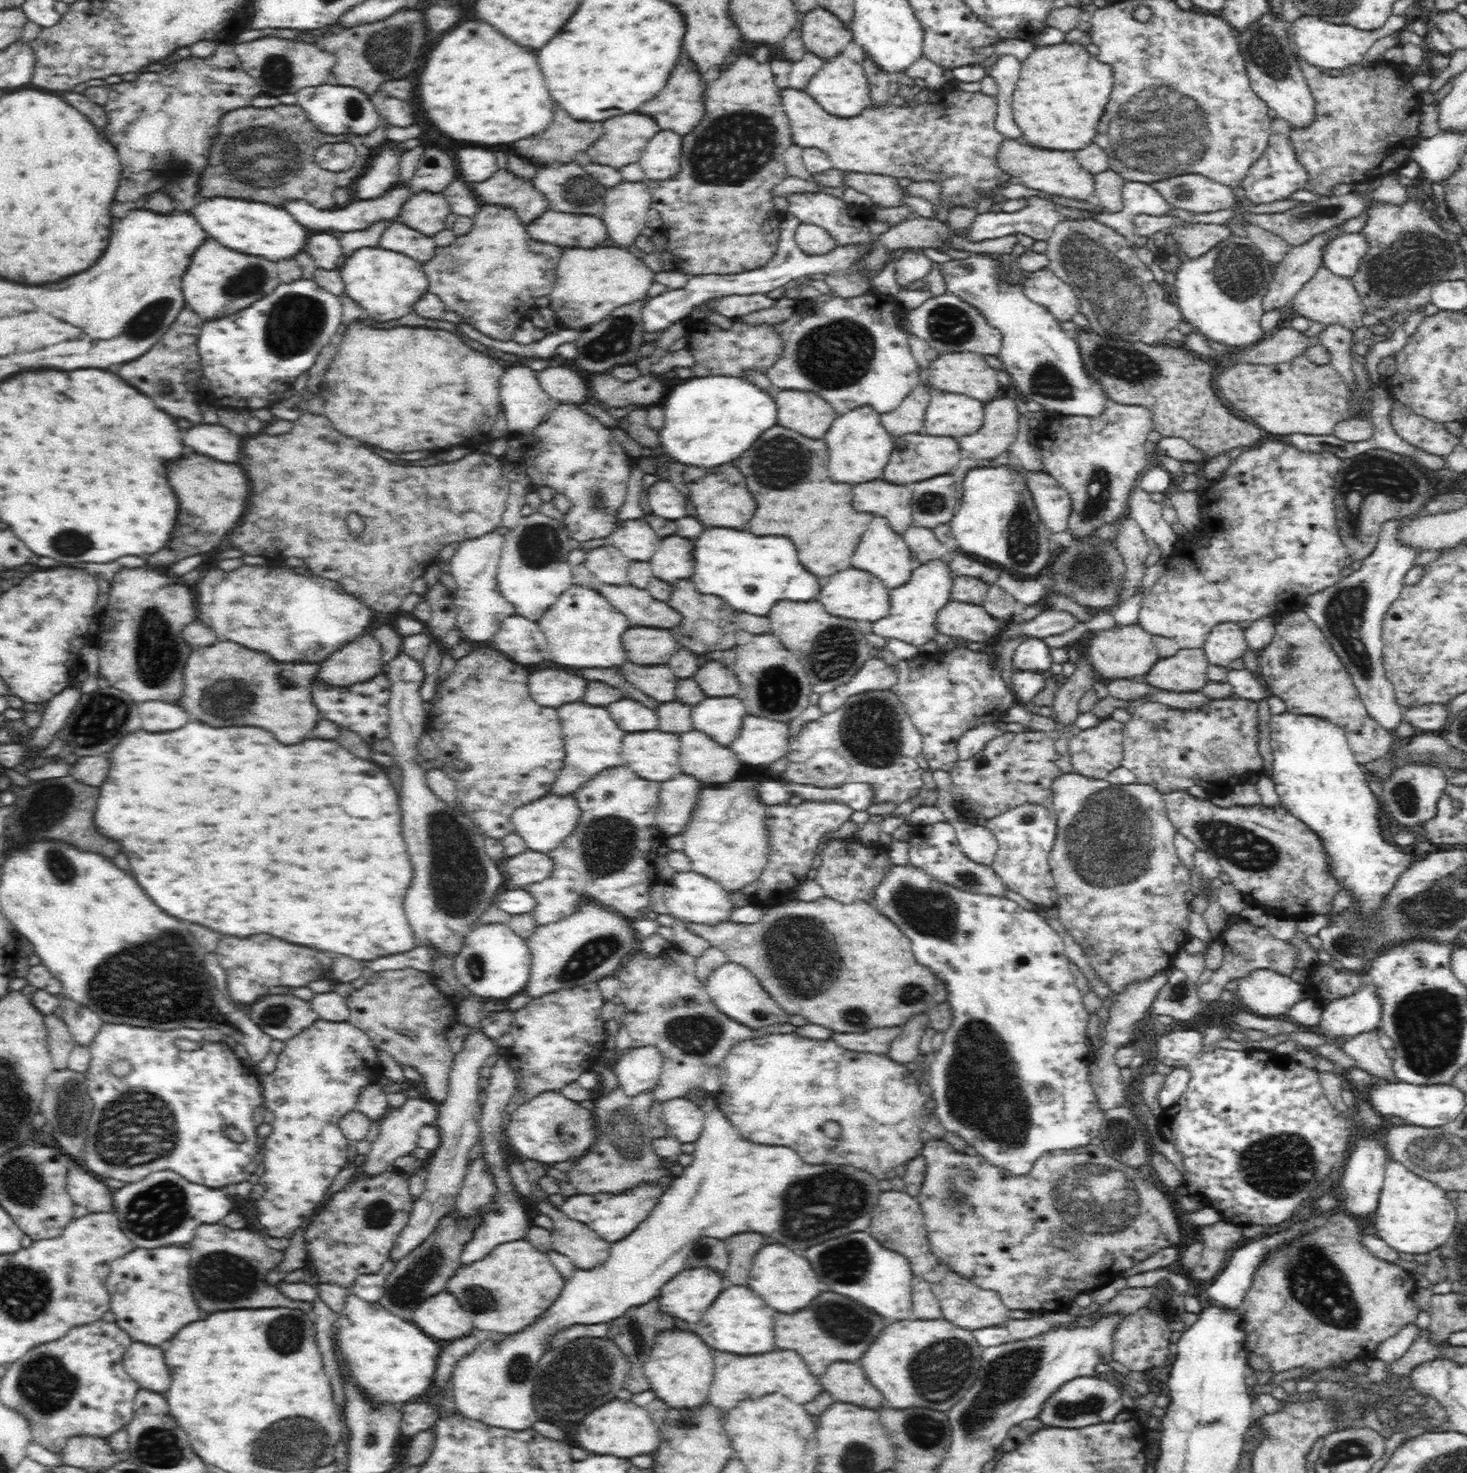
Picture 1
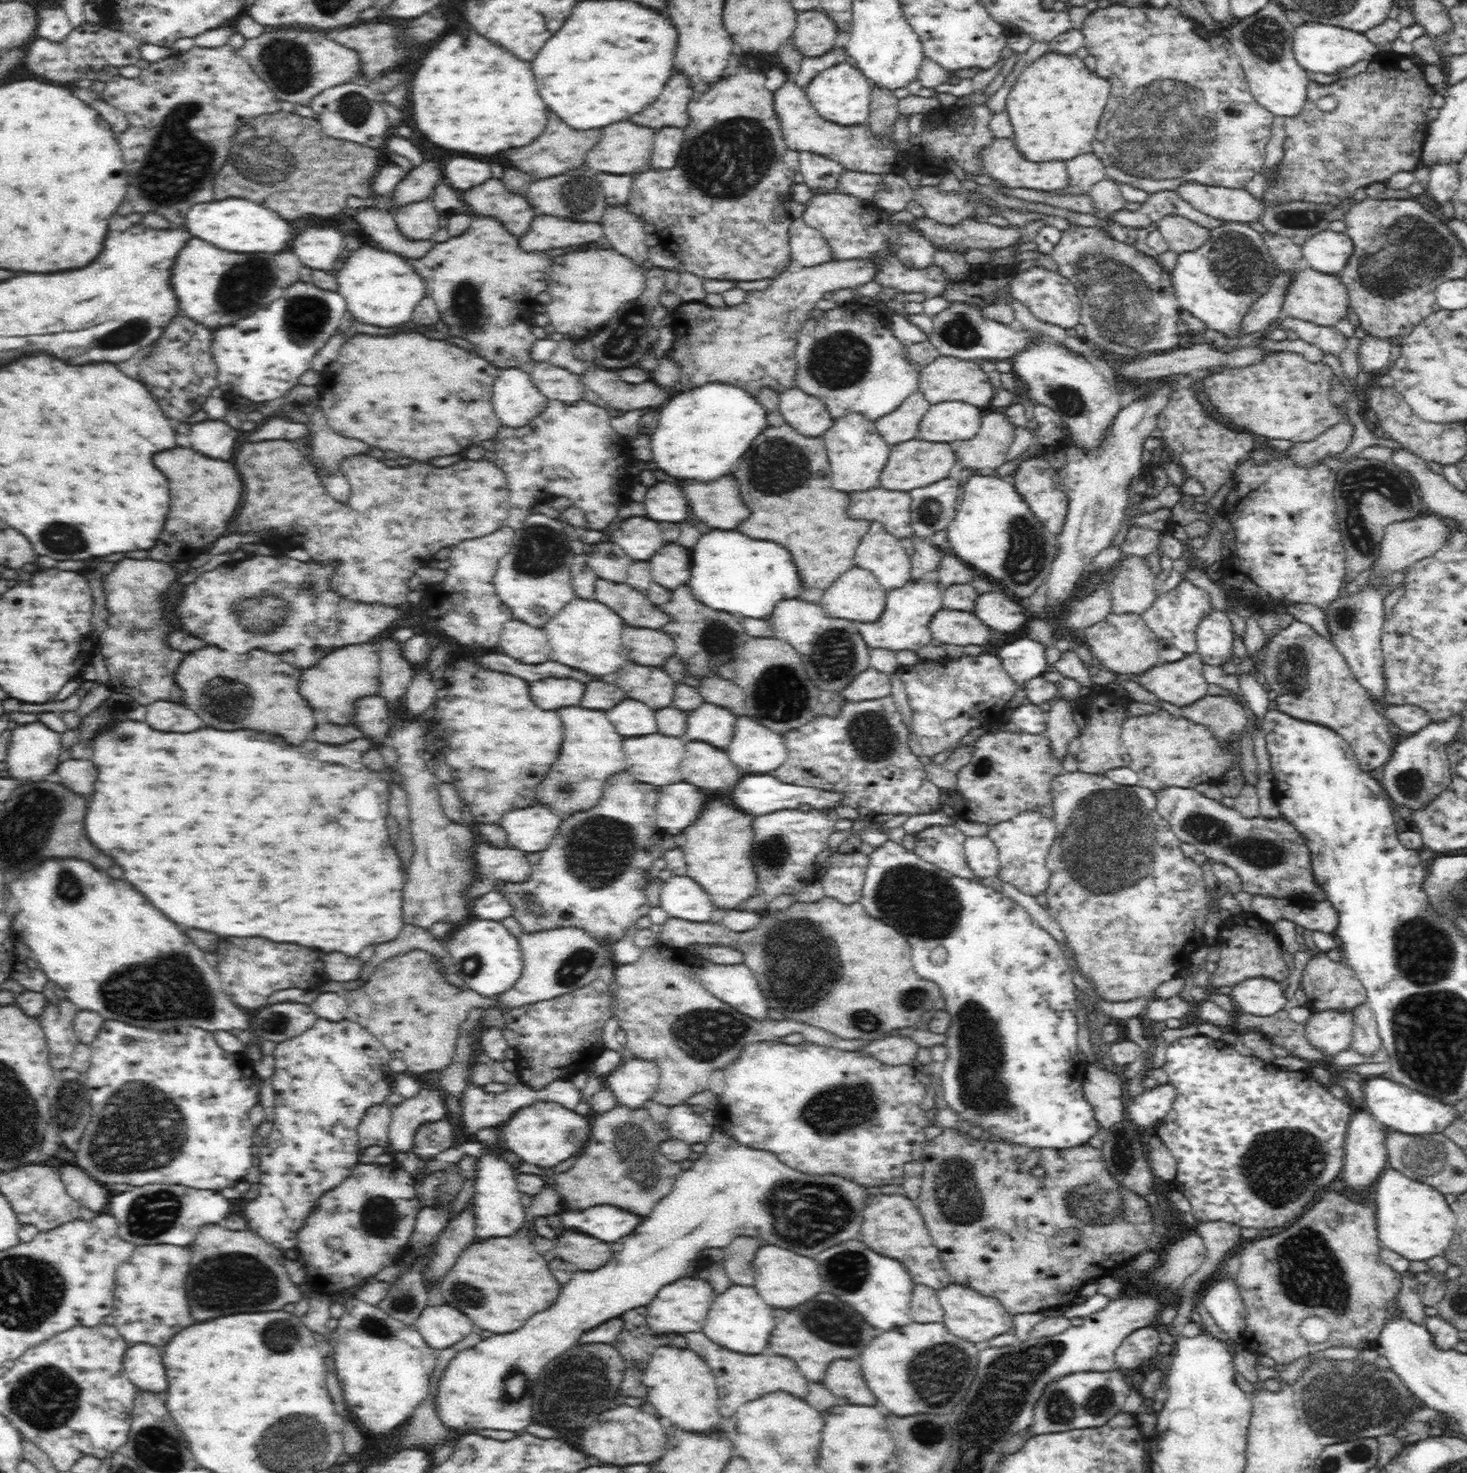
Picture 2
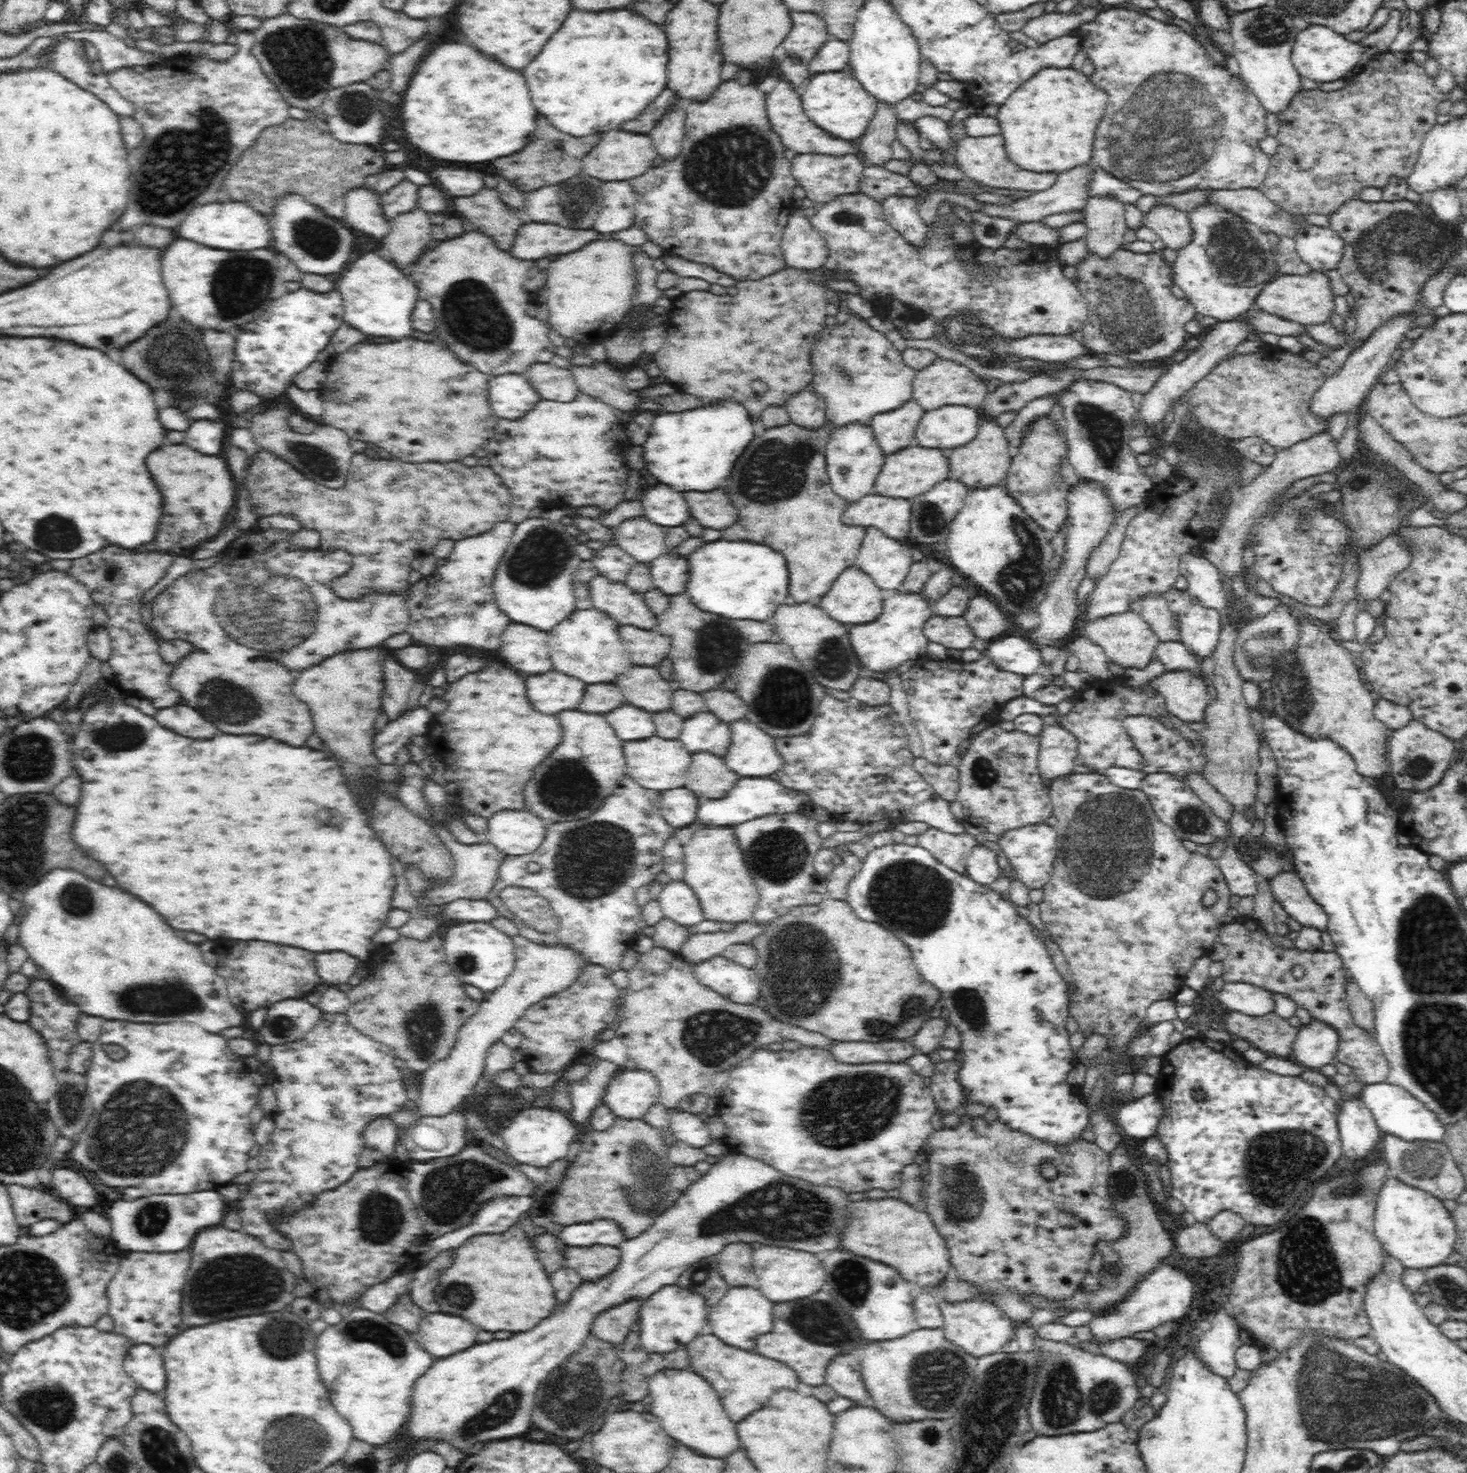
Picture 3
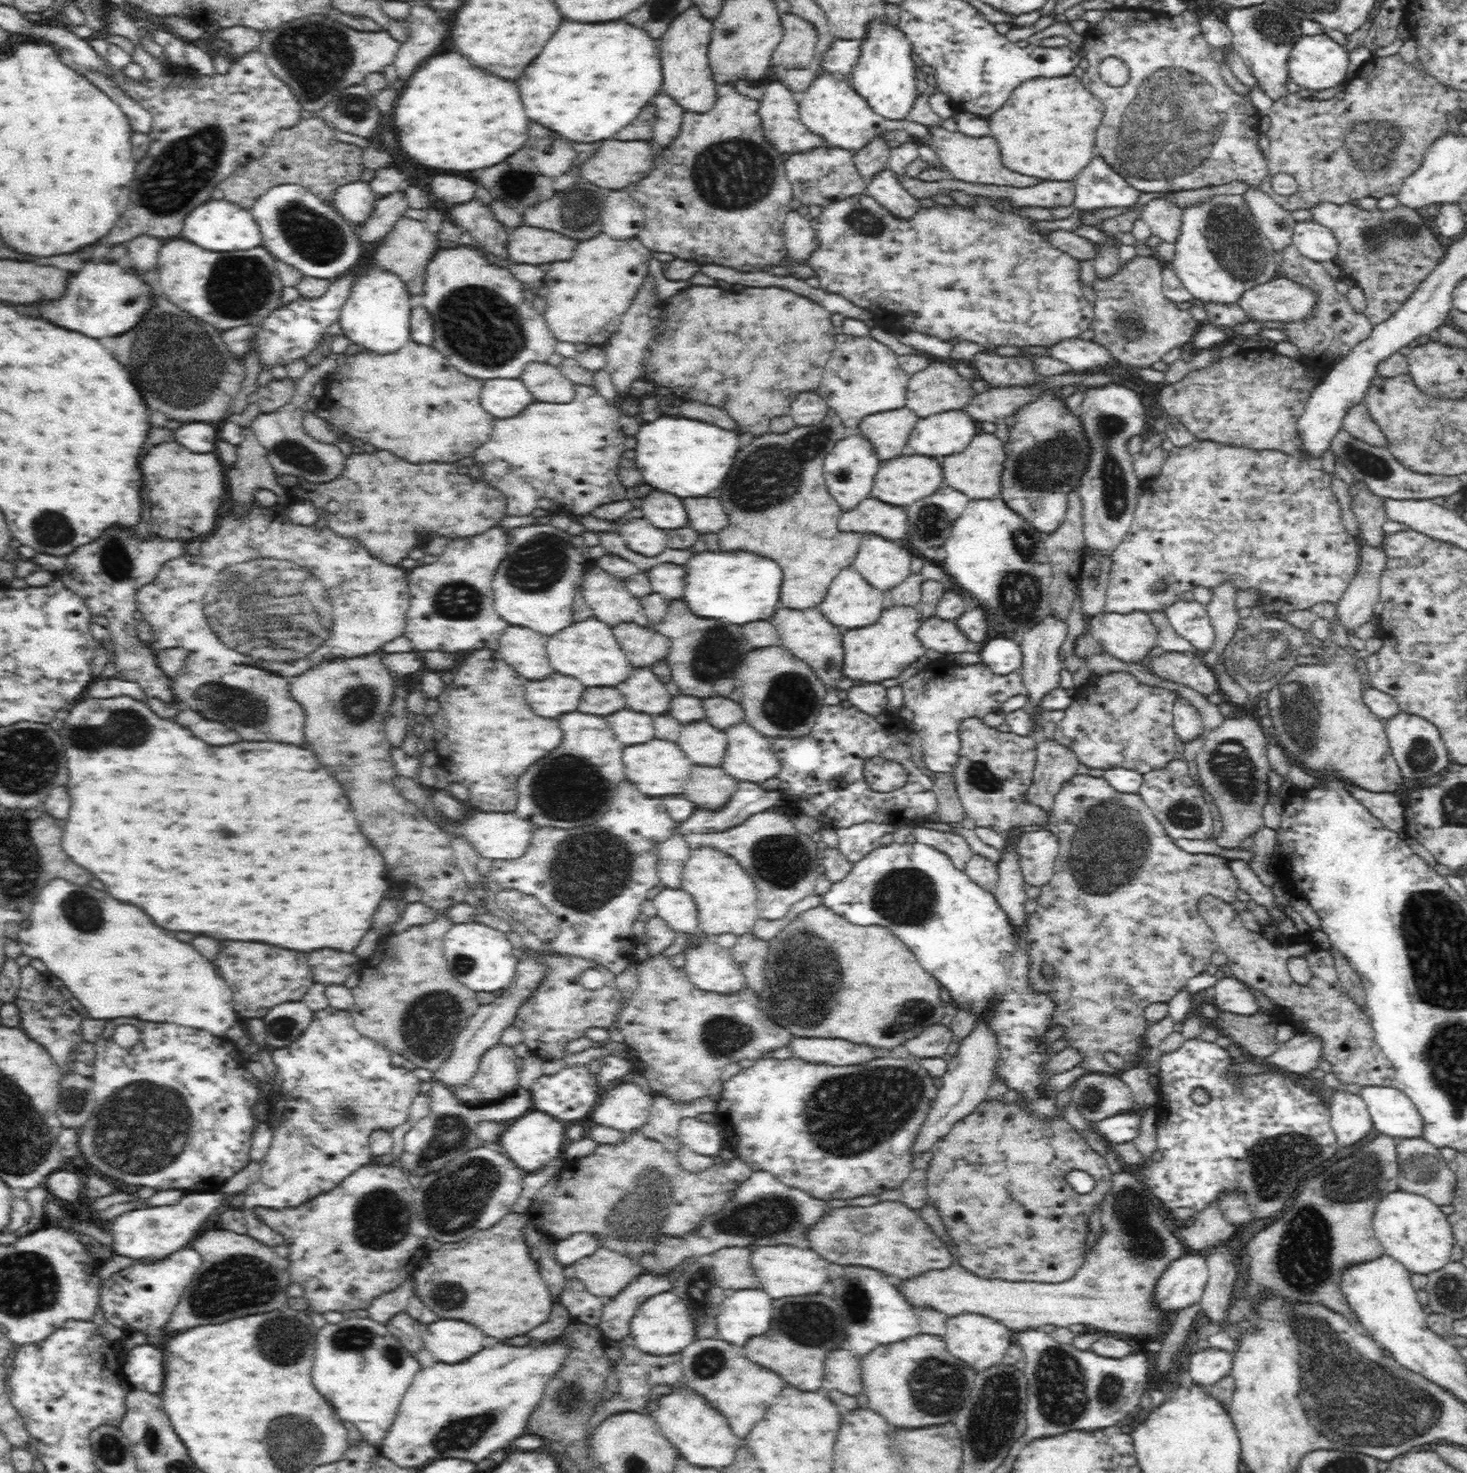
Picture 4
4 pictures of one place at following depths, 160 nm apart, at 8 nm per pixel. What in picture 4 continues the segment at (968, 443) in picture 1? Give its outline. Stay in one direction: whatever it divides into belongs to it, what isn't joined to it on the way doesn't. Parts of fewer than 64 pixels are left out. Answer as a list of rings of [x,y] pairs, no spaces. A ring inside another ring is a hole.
[[[978,433],[960,454],[942,458],[943,486],[960,490],[971,500],[994,500],[1001,498],[999,471],[1003,460],[1002,437],[990,433]]]

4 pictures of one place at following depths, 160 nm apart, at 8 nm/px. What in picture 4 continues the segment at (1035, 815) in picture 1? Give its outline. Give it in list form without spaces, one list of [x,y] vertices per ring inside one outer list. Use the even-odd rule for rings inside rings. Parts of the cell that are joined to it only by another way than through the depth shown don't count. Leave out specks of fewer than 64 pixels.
[[[1045,828],[1042,831],[1025,832],[1019,851],[1027,884],[1041,887],[1050,882],[1057,859],[1057,835]]]

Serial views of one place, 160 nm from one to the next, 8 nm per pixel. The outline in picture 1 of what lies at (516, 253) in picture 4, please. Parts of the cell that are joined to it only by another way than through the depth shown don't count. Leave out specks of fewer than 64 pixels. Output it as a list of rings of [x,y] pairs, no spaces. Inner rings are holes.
[[[546,212],[525,227],[527,237],[542,244],[556,246],[586,246],[596,248],[607,240],[606,227],[594,216],[572,216],[560,212]]]

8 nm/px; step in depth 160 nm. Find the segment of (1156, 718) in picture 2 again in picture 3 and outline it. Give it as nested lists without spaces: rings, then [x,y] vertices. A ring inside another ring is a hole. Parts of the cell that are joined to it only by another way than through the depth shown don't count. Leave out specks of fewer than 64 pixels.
[[[1146,716],[1130,717],[1124,721],[1124,726],[1129,728],[1132,739],[1140,747],[1141,753],[1148,758],[1149,764],[1143,771],[1150,774],[1154,771],[1169,771],[1170,774],[1184,775],[1187,771],[1200,771],[1203,760],[1201,748],[1194,748],[1176,730],[1169,730],[1156,720]]]

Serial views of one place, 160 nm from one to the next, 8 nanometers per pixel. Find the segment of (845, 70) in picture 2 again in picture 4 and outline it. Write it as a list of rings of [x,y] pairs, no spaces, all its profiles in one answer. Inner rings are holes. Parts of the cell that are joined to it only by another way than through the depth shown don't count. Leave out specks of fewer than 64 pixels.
[[[828,74],[816,77],[808,90],[797,98],[798,115],[802,125],[811,133],[819,137],[824,146],[834,149],[844,149],[857,153],[872,141],[877,141],[886,132],[905,130],[913,137],[926,140],[928,127],[910,120],[886,120],[871,113],[870,106],[850,86],[848,78]]]

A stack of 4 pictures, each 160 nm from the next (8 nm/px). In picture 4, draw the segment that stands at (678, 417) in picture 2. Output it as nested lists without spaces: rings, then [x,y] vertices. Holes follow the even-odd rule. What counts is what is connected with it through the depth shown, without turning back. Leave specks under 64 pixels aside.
[[[660,418],[645,422],[639,430],[634,468],[646,484],[676,498],[700,498],[716,490],[734,464],[734,454],[738,450],[738,432],[724,431],[696,420]]]

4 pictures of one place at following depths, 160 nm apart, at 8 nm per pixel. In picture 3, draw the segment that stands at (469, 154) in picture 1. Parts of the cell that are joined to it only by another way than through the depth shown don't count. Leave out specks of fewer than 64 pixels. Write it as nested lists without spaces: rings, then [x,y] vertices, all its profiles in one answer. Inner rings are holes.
[[[440,168],[432,172],[431,177],[438,188],[444,188],[450,196],[469,197],[484,189],[483,176],[478,172]]]

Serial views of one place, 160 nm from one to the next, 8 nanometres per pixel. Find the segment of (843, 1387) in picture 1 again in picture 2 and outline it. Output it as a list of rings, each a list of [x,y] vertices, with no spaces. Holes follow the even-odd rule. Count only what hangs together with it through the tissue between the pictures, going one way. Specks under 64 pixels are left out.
[[[832,1362],[826,1376],[824,1376],[826,1388],[830,1388],[836,1398],[846,1400],[848,1404],[860,1404],[860,1406],[874,1406],[874,1396],[868,1392],[860,1368],[854,1362]]]

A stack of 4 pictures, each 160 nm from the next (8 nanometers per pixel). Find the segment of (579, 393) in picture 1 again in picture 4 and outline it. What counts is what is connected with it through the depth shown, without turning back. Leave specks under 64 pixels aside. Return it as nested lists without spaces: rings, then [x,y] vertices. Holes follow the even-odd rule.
[[[529,362],[519,379],[535,401],[545,403],[572,402],[575,384],[568,380],[558,366],[546,362]]]

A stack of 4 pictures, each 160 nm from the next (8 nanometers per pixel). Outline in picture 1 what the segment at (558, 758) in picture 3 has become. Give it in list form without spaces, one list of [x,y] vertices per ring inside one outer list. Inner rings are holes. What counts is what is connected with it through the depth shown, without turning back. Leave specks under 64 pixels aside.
[[[574,702],[574,704],[560,706],[558,716],[562,718],[566,758],[564,758],[564,766],[560,768],[554,782],[550,784],[548,792],[556,797],[576,798],[580,790],[597,774],[624,766],[622,745],[627,733],[622,734],[623,730],[616,726],[616,722],[610,718],[608,710],[598,708],[598,706],[586,706],[586,704]]]

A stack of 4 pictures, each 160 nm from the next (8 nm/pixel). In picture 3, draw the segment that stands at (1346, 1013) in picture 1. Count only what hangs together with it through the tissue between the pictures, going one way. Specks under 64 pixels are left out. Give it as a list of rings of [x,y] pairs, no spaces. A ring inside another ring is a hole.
[[[1312,1020],[1297,1032],[1290,1046],[1291,1054],[1287,1059],[1304,1070],[1319,1071],[1322,1066],[1334,1063],[1335,1050],[1334,1030]]]

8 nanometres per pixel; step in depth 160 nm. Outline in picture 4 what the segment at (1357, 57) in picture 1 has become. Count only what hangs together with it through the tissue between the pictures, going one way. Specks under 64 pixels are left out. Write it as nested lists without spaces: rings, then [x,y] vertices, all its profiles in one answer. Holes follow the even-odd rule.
[[[1303,35],[1293,46],[1287,60],[1288,80],[1299,86],[1300,90],[1330,90],[1344,81],[1348,64],[1348,53],[1328,35]]]

